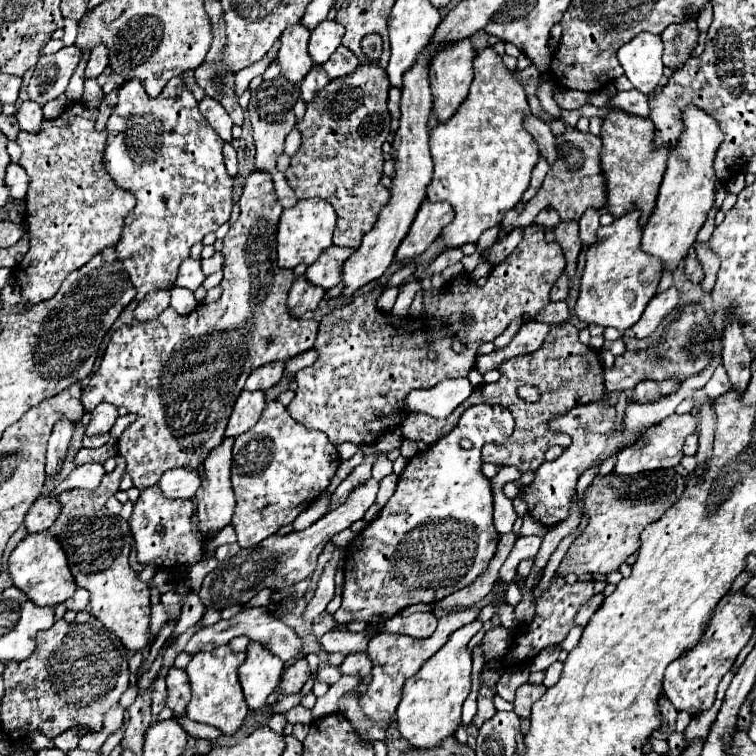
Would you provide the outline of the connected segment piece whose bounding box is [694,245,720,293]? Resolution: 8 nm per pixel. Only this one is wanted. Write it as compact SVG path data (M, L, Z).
M694 245L696 247L696 255L698 255L698 261L702 265L702 271L704 271L704 279L700 283L700 287L710 293L712 287L714 287L714 281L716 281L716 271L720 267L720 261L718 257L708 249L708 245Z

